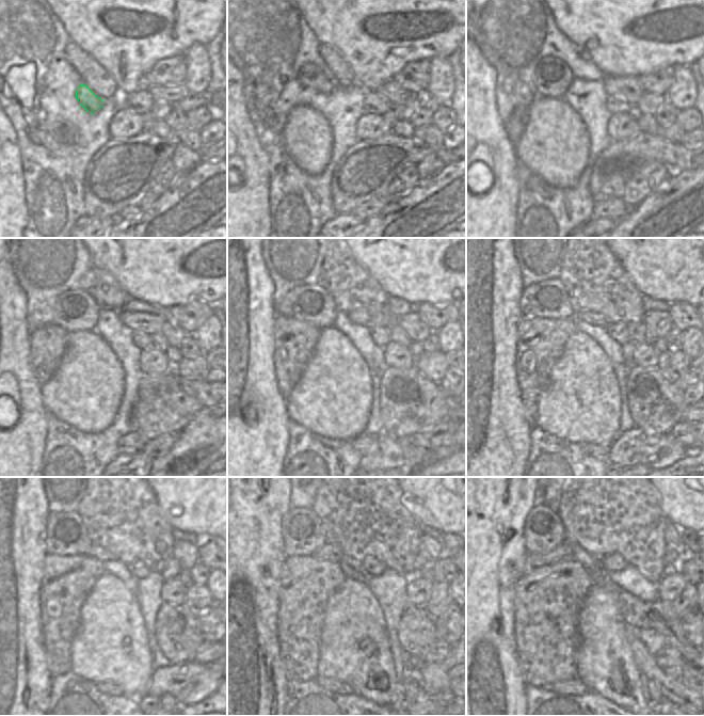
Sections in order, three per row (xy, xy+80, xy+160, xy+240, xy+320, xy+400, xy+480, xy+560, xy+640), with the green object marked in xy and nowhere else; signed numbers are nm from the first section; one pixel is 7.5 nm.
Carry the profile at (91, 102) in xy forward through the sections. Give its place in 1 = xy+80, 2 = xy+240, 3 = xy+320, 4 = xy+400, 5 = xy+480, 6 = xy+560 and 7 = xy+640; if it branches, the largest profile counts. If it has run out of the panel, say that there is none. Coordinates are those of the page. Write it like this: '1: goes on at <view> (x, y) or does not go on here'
1: goes on at xy+80 (309, 76)
2: goes on at xy+240 (75, 311)
3: goes on at xy+320 (312, 303)
4: goes on at xy+400 (548, 299)
5: goes on at xy+480 (66, 535)
6: goes on at xy+560 (303, 534)
7: goes on at xy+640 (543, 531)

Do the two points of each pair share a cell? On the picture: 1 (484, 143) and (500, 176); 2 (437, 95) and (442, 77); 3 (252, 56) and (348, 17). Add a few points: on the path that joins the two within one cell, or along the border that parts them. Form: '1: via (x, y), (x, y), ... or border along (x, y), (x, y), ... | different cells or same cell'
1: via (493, 152), (500, 159), (500, 168) | same cell
2: via (440, 91), (441, 81) | same cell
3: border along (301, 11), (305, 22), (320, 44) | different cells

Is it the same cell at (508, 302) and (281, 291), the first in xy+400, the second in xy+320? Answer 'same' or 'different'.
different

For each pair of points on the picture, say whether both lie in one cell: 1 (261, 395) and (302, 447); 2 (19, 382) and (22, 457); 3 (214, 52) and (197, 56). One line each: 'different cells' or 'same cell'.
1: different cells
2: same cell
3: different cells

